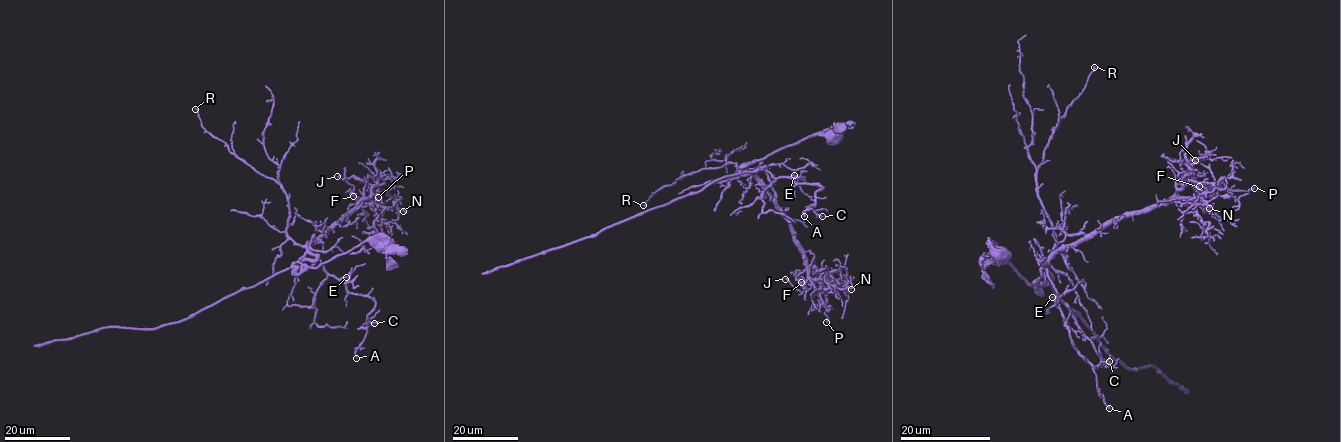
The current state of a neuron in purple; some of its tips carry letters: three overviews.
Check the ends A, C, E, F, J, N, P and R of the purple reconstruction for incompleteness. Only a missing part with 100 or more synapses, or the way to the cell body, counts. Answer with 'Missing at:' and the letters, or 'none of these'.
Missing at: none of these

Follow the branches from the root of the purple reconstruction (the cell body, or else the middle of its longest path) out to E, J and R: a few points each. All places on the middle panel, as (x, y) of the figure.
E: (830, 138), (824, 134), (809, 135), (754, 160), (746, 167), (751, 171), (767, 171), (776, 178), (794, 175)
J: (830, 138), (824, 134), (809, 135), (746, 167), (755, 173), (789, 222), (806, 265), (802, 293), (785, 279)
R: (830, 138), (812, 135), (754, 160), (746, 167), (752, 175), (735, 177), (735, 163), (683, 175), (643, 205)

